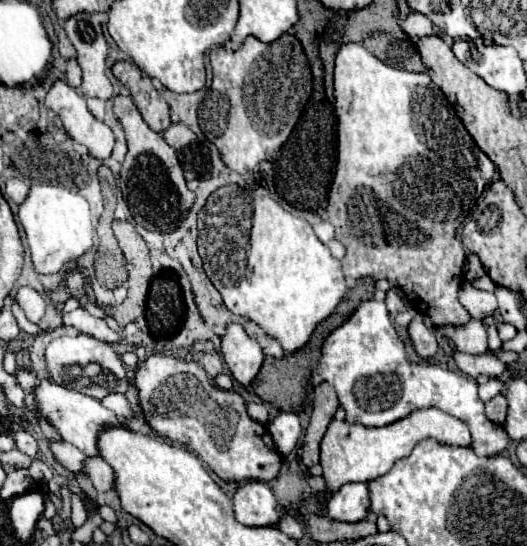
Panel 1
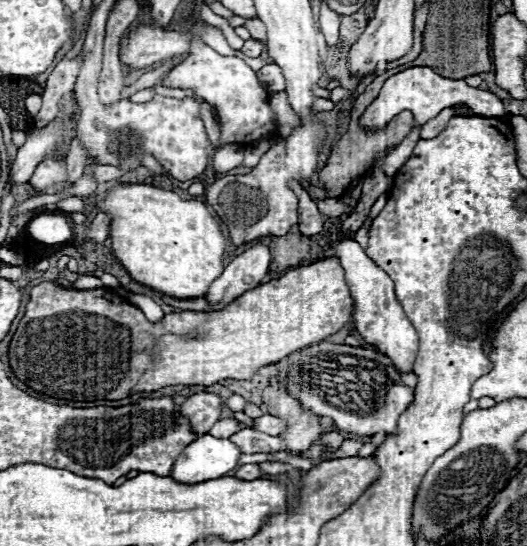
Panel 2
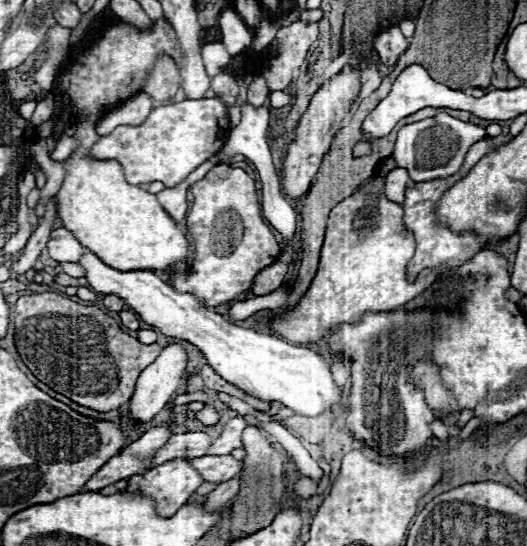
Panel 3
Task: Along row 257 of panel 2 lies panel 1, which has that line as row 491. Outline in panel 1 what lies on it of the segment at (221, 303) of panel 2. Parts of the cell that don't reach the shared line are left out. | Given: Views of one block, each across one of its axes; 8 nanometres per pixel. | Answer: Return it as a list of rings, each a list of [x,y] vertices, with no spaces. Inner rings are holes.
[[[242,484],[234,494],[234,512],[236,520],[252,528],[278,526],[280,506],[266,484]]]

